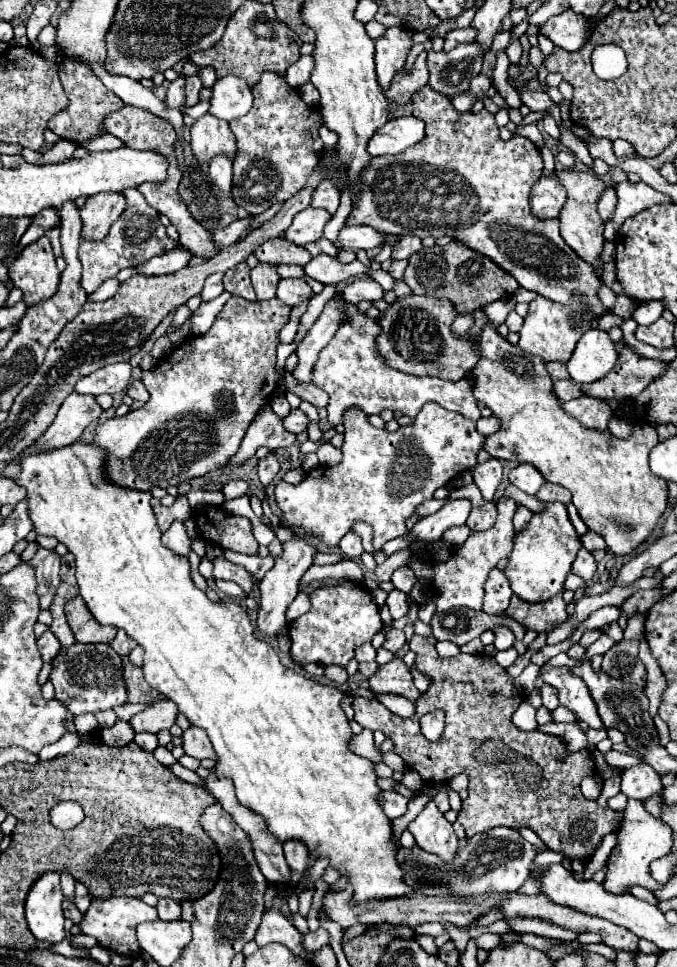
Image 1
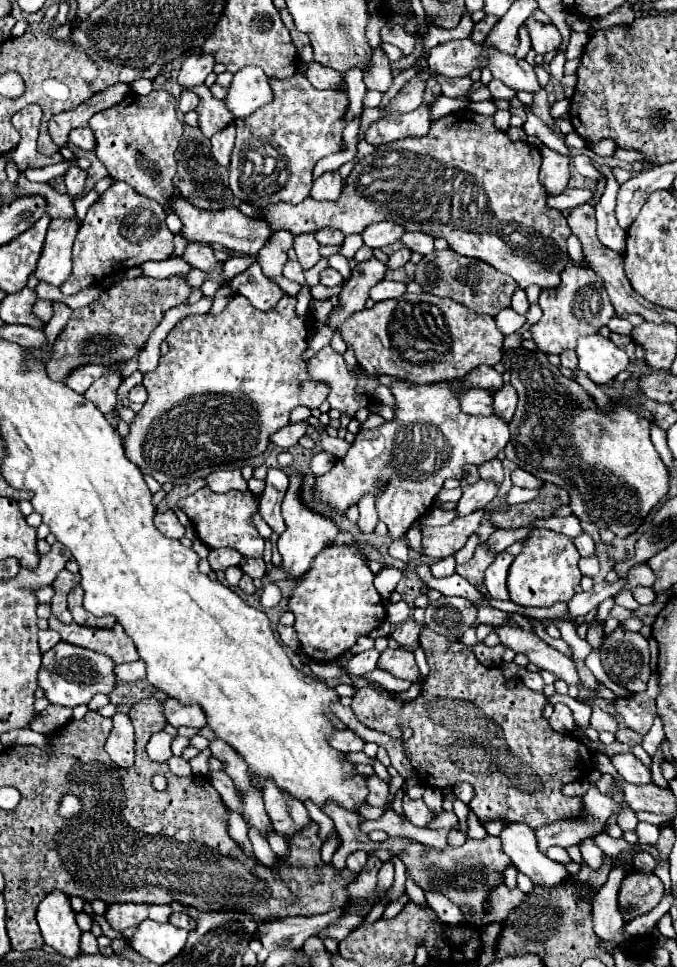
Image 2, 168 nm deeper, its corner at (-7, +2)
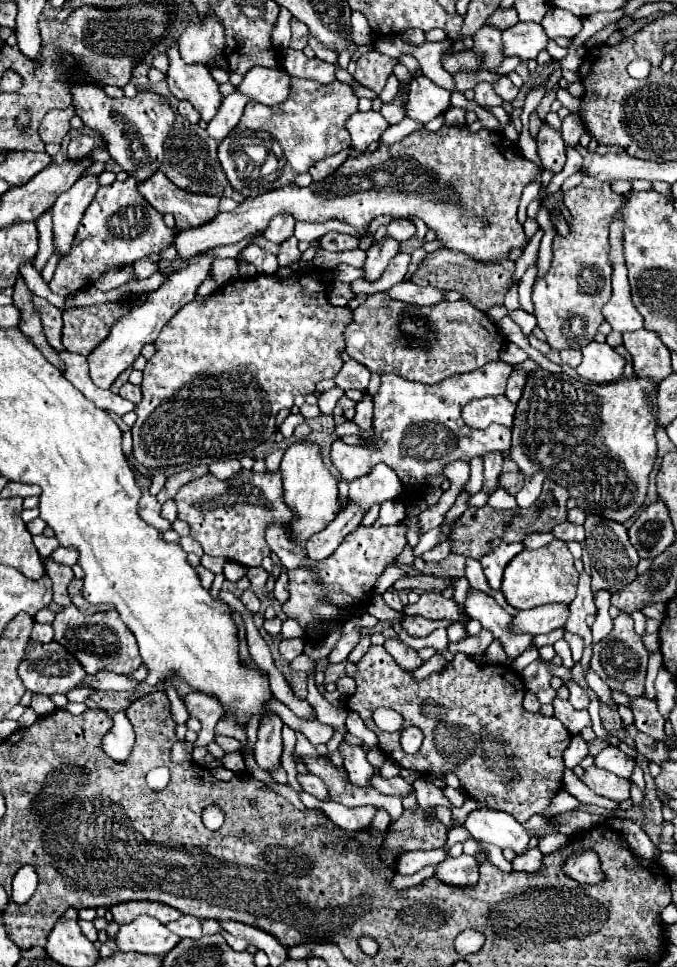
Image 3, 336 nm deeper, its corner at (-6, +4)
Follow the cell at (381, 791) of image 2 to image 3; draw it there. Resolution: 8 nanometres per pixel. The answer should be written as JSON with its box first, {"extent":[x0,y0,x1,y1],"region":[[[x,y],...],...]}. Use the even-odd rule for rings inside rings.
{"extent":[339,743,375,787],"region":[[[341,743],[339,745],[341,753],[343,753],[343,761],[345,761],[345,769],[349,771],[349,781],[355,787],[369,787],[371,785],[371,775],[375,773],[375,769],[371,767],[371,763],[365,759],[365,753],[359,745],[349,745],[349,743]]]}

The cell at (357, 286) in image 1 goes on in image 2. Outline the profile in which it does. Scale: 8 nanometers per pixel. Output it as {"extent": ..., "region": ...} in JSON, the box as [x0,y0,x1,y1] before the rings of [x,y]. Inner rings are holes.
{"extent":[370,281,406,301],"region":[[[380,281],[378,285],[372,287],[370,291],[370,299],[372,301],[386,301],[386,299],[396,299],[400,295],[406,293],[406,283],[398,283],[398,281]]]}

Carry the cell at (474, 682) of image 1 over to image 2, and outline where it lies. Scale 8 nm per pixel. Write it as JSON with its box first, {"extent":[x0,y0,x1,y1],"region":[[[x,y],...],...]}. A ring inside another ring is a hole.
{"extent":[352,627,592,829],"region":[[[424,627],[420,635],[420,647],[426,653],[430,673],[422,683],[422,691],[412,701],[396,701],[390,695],[376,691],[372,685],[356,691],[352,701],[352,711],[360,723],[380,733],[386,733],[398,741],[398,725],[412,727],[414,735],[408,741],[402,741],[404,755],[418,773],[418,779],[424,787],[452,787],[456,781],[466,781],[474,787],[472,811],[478,819],[500,819],[500,821],[522,821],[532,829],[548,825],[558,819],[568,819],[580,813],[582,797],[562,795],[562,787],[578,779],[582,769],[588,769],[592,763],[590,749],[580,743],[572,733],[558,733],[542,717],[547,704],[543,692],[528,689],[518,677],[504,679],[500,667],[482,665],[474,653],[460,641],[448,641]]]}

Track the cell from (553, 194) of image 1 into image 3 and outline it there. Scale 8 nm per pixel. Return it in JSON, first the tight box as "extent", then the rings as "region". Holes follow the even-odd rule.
{"extent":[537,123,565,175],"region":[[[547,123],[541,125],[537,135],[537,155],[545,171],[557,175],[565,165],[565,141],[563,137],[551,129]]]}

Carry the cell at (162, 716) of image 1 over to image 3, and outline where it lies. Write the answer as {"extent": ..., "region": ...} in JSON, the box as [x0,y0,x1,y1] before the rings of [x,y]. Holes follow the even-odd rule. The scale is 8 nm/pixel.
{"extent":[183,691,225,747],"region":[[[193,691],[193,693],[185,695],[183,703],[185,703],[189,715],[201,721],[201,731],[199,731],[197,747],[205,747],[207,743],[211,743],[215,739],[213,727],[223,717],[225,709],[223,709],[223,705],[215,697],[203,695],[199,691]]]}

